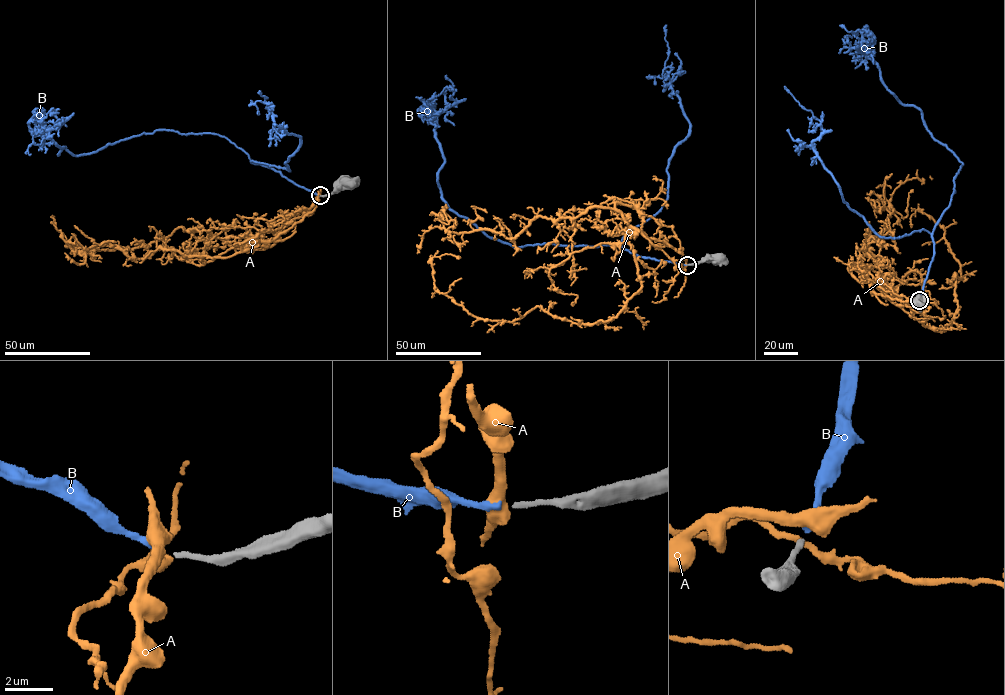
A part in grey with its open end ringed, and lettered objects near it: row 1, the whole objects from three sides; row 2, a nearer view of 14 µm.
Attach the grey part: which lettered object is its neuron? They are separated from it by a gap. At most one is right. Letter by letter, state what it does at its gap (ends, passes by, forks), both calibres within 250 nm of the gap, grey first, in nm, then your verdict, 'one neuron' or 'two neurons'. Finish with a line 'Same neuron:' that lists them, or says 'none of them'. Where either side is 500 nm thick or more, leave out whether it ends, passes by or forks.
A: calibres 220 and 500 nm; two neurons
B: it ends; calibres 220 and 240 nm; one neuron
Same neuron: B

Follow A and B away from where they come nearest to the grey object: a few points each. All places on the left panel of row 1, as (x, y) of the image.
A: (319, 195), (301, 220), (258, 241), (279, 240), (259, 249), (179, 227), (132, 248), (96, 248)
B: (319, 195), (215, 134), (156, 129), (59, 154), (48, 133), (61, 123), (50, 115)

